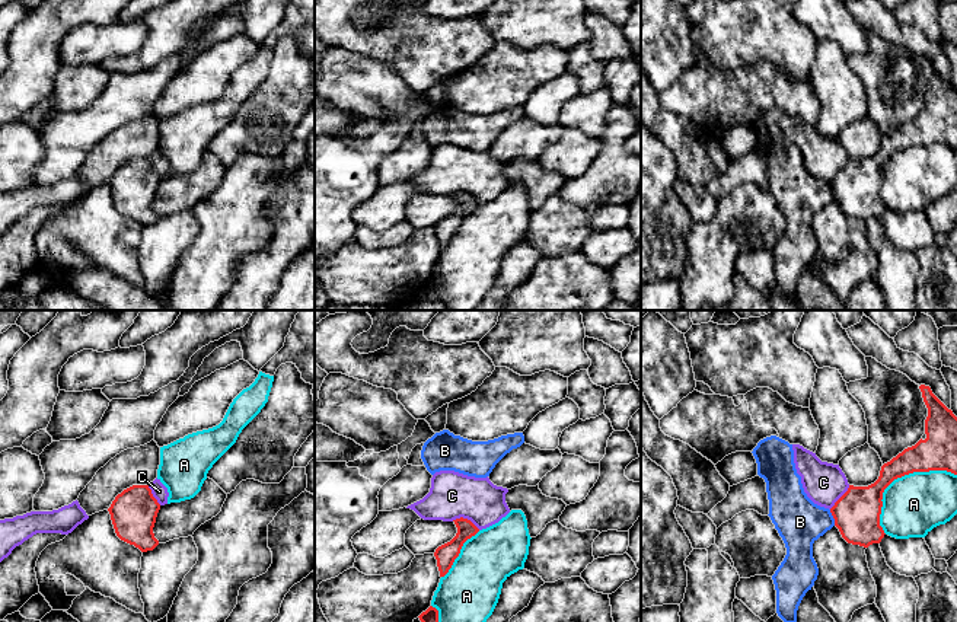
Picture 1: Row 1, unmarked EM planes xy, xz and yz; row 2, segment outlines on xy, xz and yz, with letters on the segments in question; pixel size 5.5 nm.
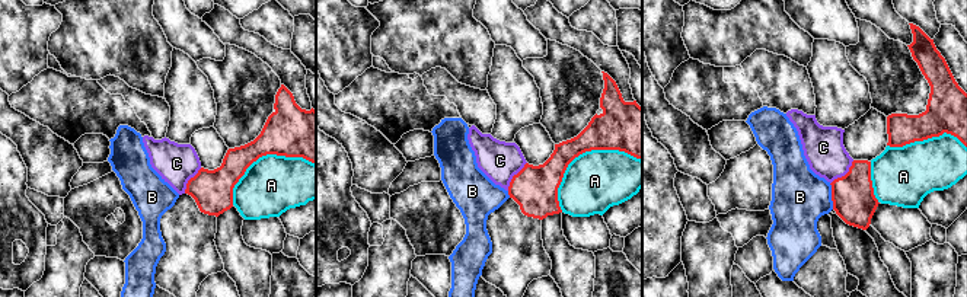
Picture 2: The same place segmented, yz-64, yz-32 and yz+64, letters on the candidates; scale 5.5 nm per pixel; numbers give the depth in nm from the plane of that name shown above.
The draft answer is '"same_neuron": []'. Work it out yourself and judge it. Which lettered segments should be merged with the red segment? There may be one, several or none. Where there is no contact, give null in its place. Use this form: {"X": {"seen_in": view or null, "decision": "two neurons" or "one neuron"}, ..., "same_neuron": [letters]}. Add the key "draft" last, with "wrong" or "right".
{"A": {"seen_in": "yz", "decision": "two neurons"}, "B": {"seen_in": "yz", "decision": "two neurons"}, "C": {"seen_in": "xz", "decision": "two neurons"}, "same_neuron": [], "draft": "right"}

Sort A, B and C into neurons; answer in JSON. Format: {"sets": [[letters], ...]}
{"sets": [["A"], ["B"], ["C"]]}

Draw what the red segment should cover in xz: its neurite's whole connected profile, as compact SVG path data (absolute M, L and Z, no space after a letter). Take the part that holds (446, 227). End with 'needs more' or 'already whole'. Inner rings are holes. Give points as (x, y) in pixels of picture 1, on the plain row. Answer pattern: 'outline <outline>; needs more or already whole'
outline M460 191L453 195L457 201L456 210L450 216L438 220L434 226L440 251L444 251L449 246L454 233L459 230L463 217L479 205L468 192Z; already whole

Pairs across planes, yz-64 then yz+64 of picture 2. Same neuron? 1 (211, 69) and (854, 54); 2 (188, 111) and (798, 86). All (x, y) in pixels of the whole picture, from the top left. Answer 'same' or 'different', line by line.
1: same
2: different

